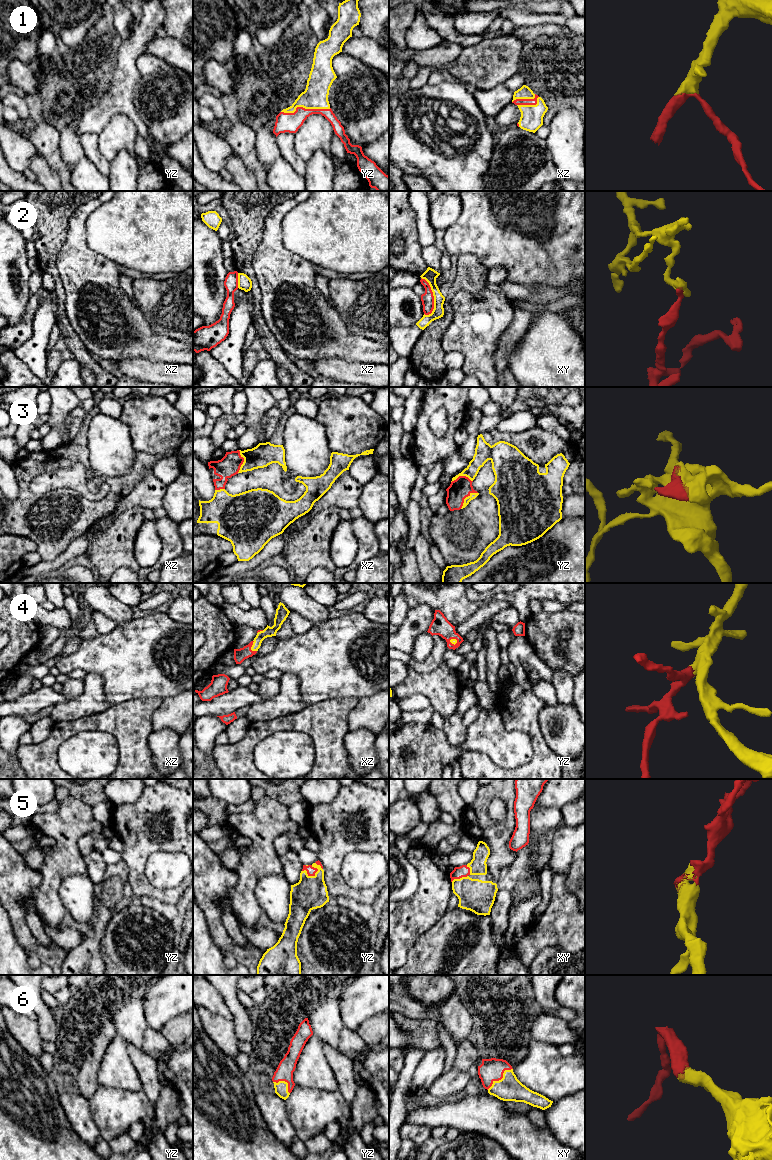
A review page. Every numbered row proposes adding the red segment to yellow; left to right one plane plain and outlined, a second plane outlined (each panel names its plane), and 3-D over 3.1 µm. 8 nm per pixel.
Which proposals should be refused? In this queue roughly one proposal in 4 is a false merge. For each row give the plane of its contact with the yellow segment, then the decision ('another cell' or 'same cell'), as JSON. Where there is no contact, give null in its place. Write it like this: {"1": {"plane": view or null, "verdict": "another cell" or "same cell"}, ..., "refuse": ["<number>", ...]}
{"1": {"plane": "xz", "verdict": "same cell"}, "2": {"plane": "xy", "verdict": "another cell"}, "3": {"plane": "yz", "verdict": "same cell"}, "4": {"plane": "xz", "verdict": "same cell"}, "5": {"plane": "yz", "verdict": "same cell"}, "6": {"plane": "xy", "verdict": "same cell"}, "refuse": ["2"]}

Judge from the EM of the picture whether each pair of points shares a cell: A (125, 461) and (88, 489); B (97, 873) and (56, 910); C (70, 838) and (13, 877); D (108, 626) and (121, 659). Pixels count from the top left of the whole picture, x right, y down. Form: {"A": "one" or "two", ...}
{"A": "two", "B": "two", "C": "two", "D": "two"}

